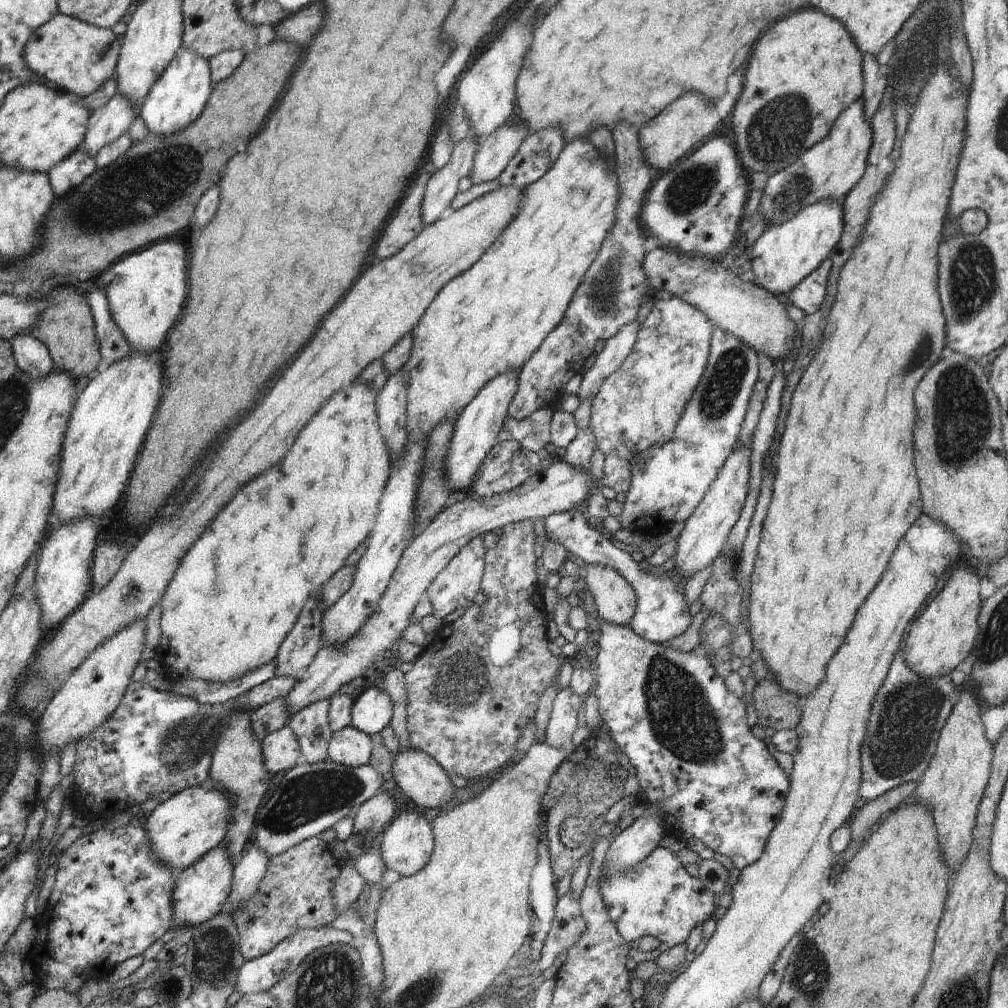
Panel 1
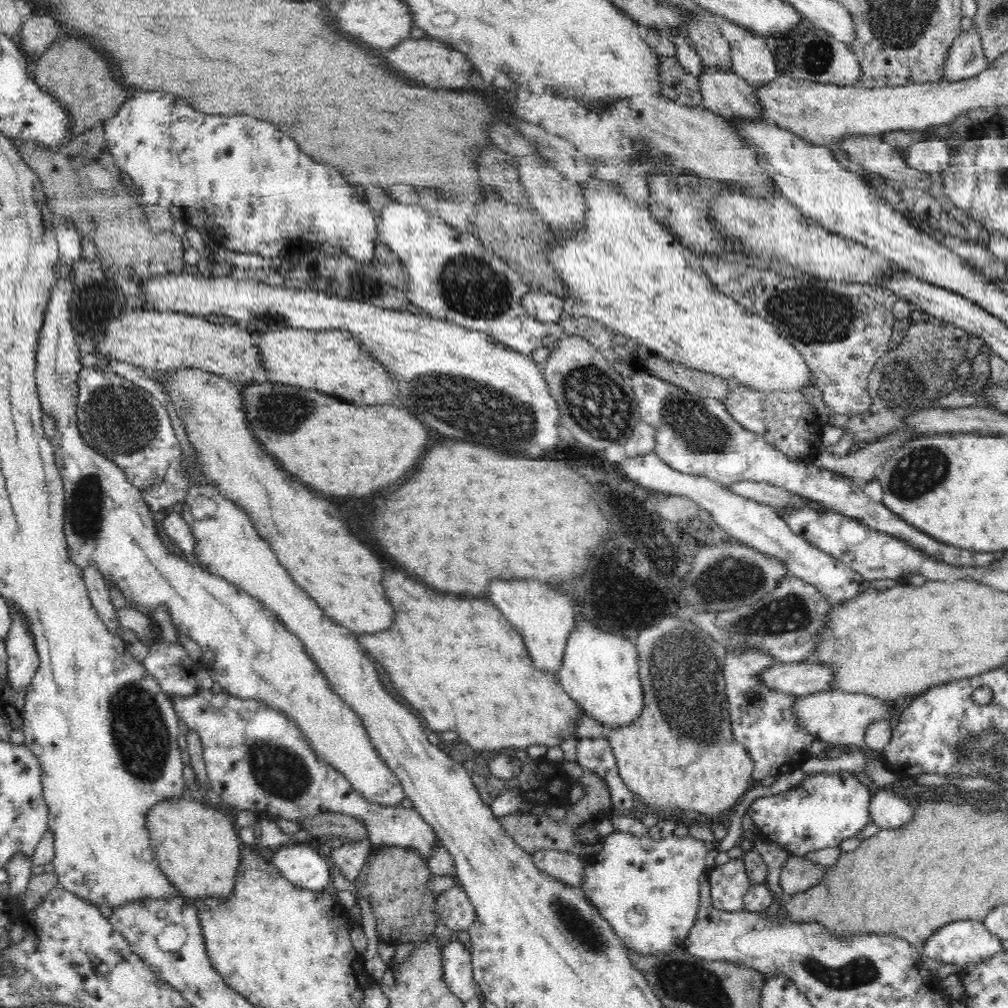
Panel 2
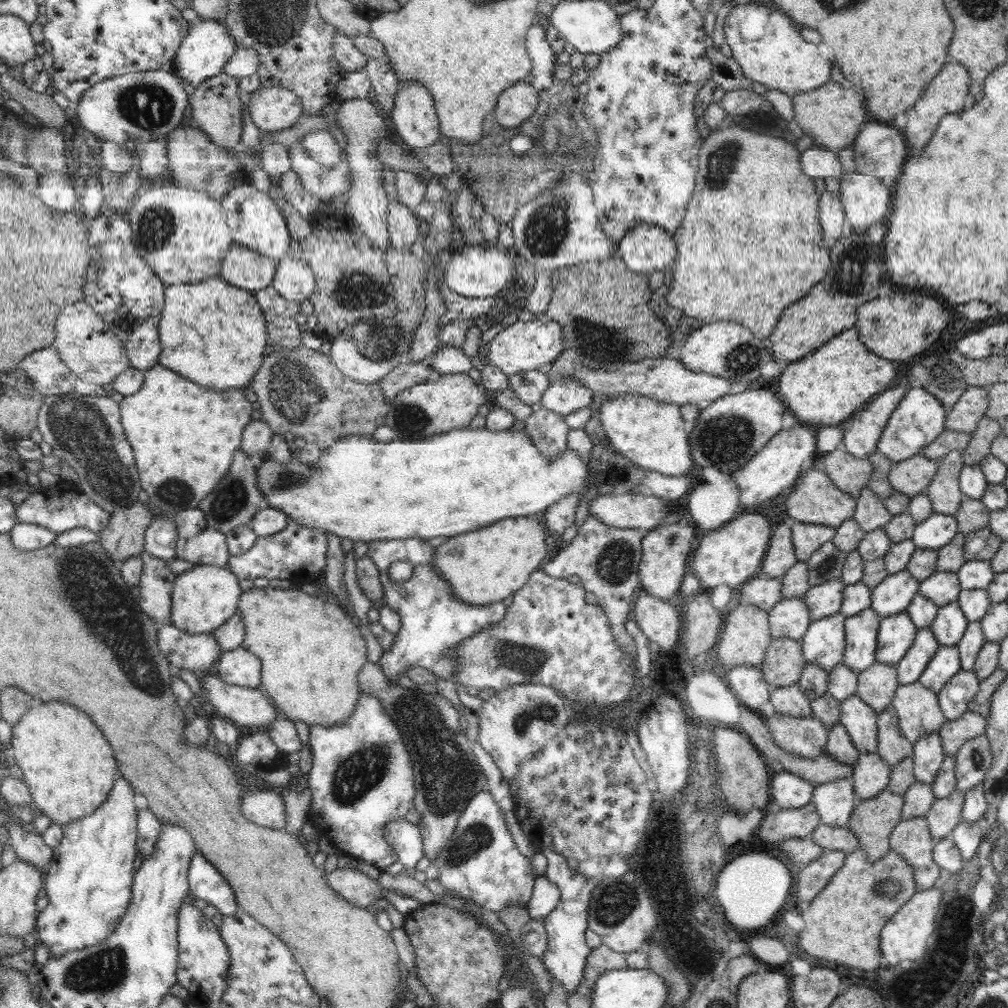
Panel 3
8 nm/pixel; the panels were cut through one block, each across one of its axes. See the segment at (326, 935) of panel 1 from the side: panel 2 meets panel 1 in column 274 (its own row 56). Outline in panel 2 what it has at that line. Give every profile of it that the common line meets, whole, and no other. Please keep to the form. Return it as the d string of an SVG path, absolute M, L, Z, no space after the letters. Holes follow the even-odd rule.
M975 25L954 39L947 56L942 77L949 82L969 80L988 68L988 61Z

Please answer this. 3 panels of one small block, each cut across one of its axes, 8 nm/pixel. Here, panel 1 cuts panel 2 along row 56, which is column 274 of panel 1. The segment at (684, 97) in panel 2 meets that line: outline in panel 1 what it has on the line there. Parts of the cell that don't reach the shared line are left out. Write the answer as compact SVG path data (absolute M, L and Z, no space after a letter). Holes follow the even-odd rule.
M309 597L298 616L292 631L284 638L278 650L274 666L276 677L301 677L302 672L314 661L322 646L322 612Z

